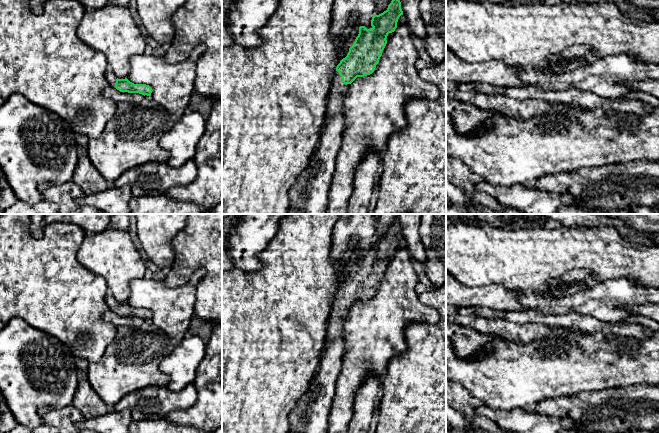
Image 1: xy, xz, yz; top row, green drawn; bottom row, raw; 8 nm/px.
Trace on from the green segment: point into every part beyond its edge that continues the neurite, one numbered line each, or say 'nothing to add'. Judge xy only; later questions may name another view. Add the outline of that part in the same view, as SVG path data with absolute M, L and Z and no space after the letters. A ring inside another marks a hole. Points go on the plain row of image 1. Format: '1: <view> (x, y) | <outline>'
1: xy (110, 299) | M107 292L105 300L107 305L109 306L109 309L114 311L117 303L115 297L110 292Z

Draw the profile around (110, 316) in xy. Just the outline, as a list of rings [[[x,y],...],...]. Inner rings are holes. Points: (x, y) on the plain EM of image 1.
[[[108,310],[102,316],[103,320],[107,323],[111,323],[116,327],[119,326],[132,326],[133,328],[139,328],[145,320],[139,317],[120,316],[113,310]]]

